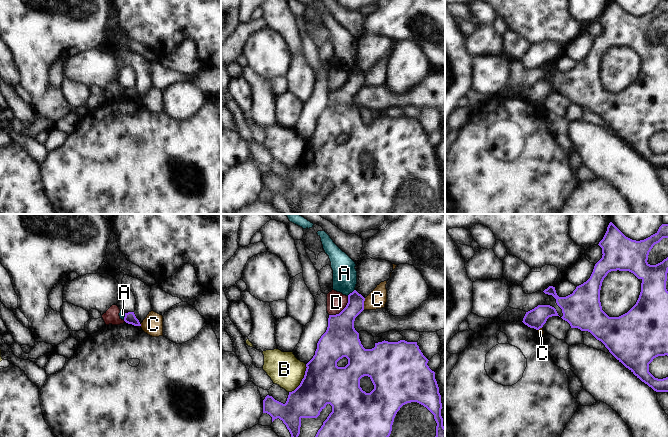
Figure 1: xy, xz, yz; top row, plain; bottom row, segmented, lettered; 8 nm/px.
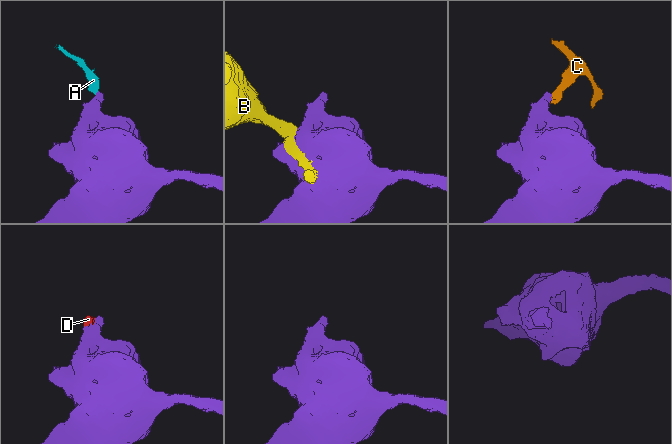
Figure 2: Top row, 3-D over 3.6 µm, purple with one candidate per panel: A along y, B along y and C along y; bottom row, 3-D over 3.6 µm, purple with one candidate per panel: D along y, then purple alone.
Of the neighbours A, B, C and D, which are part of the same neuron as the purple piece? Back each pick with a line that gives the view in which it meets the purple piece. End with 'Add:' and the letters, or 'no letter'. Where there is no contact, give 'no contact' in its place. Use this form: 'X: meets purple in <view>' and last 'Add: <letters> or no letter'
Add: no letter

